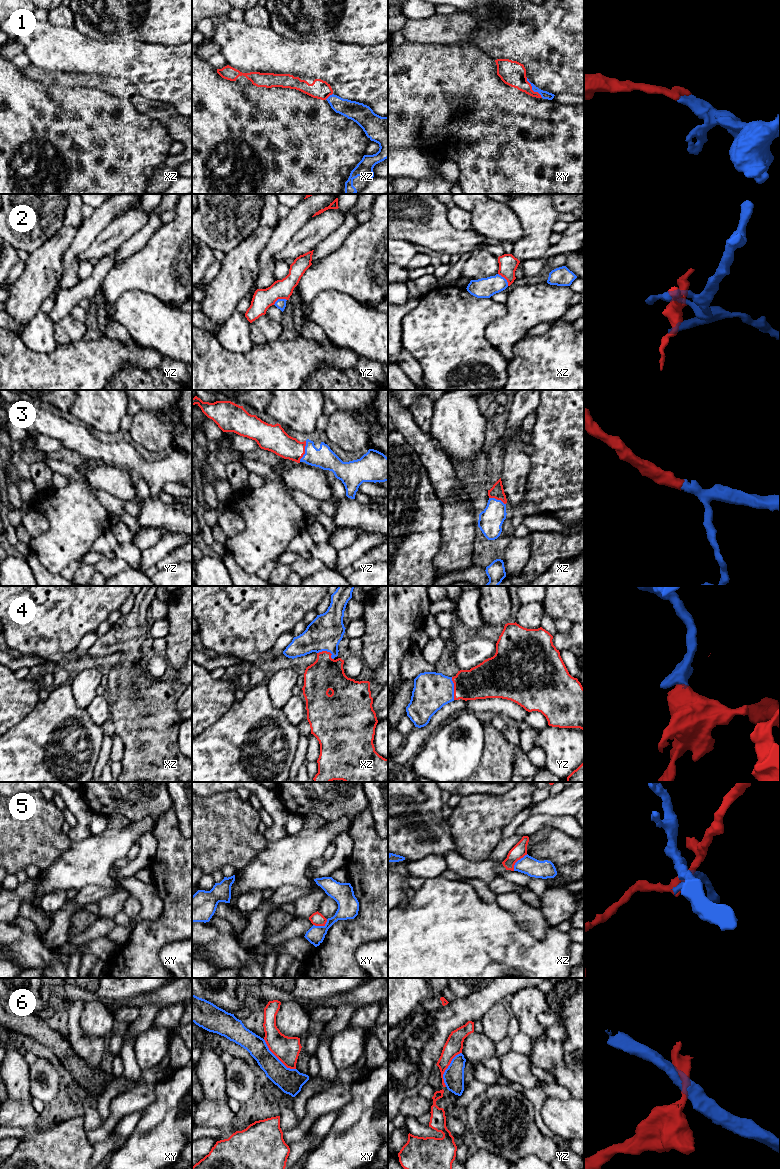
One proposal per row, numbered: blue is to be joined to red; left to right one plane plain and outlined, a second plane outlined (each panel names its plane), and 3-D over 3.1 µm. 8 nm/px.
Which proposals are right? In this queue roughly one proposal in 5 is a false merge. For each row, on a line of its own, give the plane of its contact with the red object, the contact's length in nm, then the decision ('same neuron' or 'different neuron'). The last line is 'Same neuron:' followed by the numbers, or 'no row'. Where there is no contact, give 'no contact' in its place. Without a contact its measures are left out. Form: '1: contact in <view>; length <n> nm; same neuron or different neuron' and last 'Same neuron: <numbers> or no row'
1: contact in xy; length 200 nm; same neuron
2: contact in yz; length 120 nm; different neuron
3: contact in yz; length 180 nm; same neuron
4: contact in yz; length 190 nm; same neuron
5: contact in xz; length 180 nm; different neuron
6: contact in xy; length 360 nm; different neuron
Same neuron: 1, 3, 4

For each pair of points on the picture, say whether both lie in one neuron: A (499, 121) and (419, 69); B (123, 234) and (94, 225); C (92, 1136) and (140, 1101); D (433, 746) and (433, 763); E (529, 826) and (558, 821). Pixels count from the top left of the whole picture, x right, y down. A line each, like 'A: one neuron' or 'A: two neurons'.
A: one neuron
B: two neurons
C: one neuron
D: one neuron
E: one neuron

